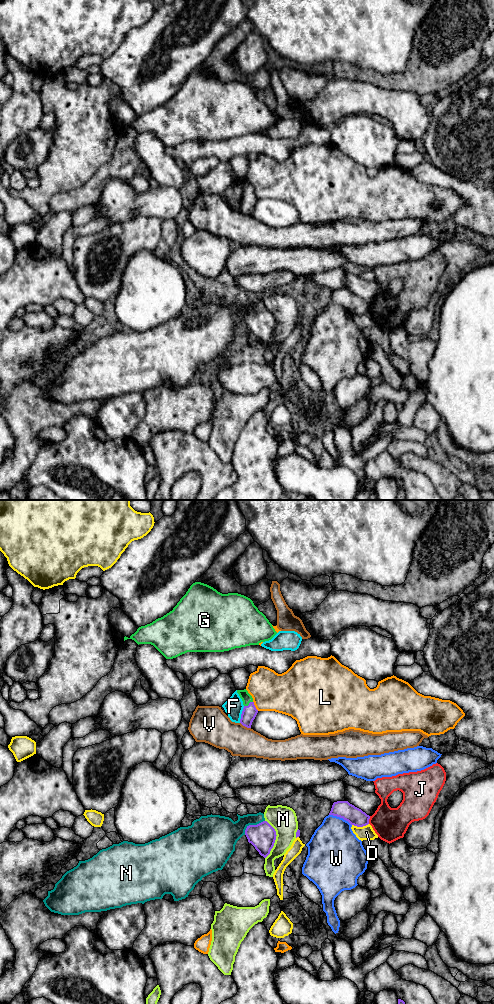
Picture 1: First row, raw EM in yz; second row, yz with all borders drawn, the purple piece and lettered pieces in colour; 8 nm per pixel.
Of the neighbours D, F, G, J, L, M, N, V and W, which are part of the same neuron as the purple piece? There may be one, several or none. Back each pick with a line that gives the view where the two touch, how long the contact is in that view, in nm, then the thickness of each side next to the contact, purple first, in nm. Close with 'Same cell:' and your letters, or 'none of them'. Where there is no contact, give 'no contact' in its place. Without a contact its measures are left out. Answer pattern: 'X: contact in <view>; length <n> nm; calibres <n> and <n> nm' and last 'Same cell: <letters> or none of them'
G: contact in yz; length 80 nm; calibres 120 and 80 nm
Same cell: G

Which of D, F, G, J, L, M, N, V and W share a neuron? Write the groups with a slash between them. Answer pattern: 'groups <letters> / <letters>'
groups D / F / G / J / L / M / N / V / W

